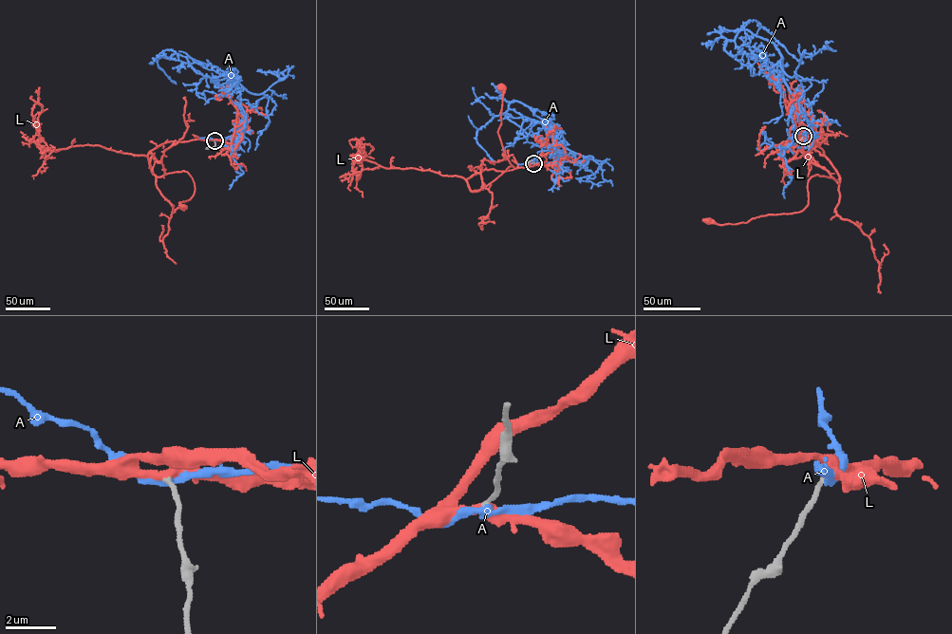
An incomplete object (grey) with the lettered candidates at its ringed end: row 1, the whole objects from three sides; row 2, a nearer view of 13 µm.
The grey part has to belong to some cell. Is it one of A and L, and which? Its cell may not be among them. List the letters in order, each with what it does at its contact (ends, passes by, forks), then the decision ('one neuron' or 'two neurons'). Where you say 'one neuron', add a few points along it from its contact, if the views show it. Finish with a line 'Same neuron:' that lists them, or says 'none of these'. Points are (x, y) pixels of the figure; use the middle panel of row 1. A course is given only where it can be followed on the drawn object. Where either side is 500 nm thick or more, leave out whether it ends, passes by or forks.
A: it passes by; two neurons
L: it passes by; one neuron; it runs (533, 162), (505, 171), (482, 170), (466, 179), (468, 185), (479, 190), (513, 166), (497, 132), (502, 88)
Same neuron: L

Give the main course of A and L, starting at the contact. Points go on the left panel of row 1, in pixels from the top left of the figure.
A: (214, 139), (233, 136), (243, 116), (229, 95), (232, 77), (186, 57), (204, 77), (196, 94), (213, 93)
L: (214, 139), (165, 141), (147, 156), (158, 177), (183, 171), (190, 176), (195, 192), (178, 203), (183, 207)

